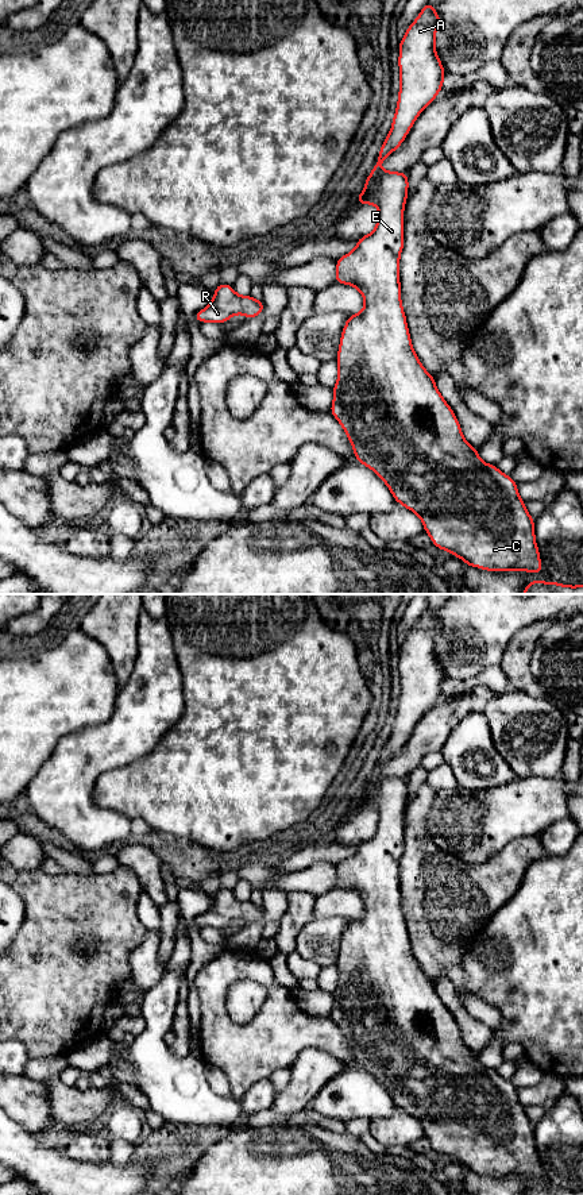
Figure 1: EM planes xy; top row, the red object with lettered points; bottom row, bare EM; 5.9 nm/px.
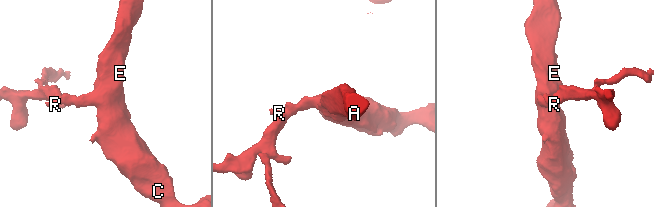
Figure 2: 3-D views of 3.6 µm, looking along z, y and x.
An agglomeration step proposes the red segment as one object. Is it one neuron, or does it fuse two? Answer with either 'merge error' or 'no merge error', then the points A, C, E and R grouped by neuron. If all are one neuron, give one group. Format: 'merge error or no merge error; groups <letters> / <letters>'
no merge error; groups A C E R

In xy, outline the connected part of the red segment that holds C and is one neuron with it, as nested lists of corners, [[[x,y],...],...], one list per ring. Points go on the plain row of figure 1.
[[[426,608],[418,622],[409,629],[399,647],[399,699],[390,739],[386,741],[375,771],[363,787],[366,795],[356,799],[356,809],[372,809],[379,814],[375,834],[356,847],[354,856],[336,866],[336,888],[355,891],[364,903],[364,913],[358,920],[350,920],[341,936],[336,967],[339,982],[333,994],[333,1009],[329,1017],[341,1029],[354,1052],[358,1068],[370,1072],[387,1090],[394,1105],[414,1117],[422,1126],[425,1137],[439,1154],[447,1154],[459,1161],[466,1171],[489,1176],[530,1176],[543,1177],[540,1157],[534,1142],[534,1125],[525,1113],[517,1096],[517,1088],[510,1080],[501,1078],[495,1069],[486,1069],[478,1055],[463,1042],[460,1029],[445,1007],[435,983],[422,972],[416,960],[401,909],[399,860],[404,853],[404,812],[408,803],[408,778],[385,776],[381,768],[397,755],[417,721],[440,698],[445,676],[436,659],[435,639],[441,624],[432,608]]]

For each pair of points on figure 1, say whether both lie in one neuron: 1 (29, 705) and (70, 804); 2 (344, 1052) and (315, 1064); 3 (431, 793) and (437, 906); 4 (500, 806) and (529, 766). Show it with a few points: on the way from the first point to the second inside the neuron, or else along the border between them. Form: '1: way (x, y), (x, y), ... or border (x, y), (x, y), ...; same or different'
1: border (72, 731), (58, 741), (31, 779); different
2: border (302, 1049), (324, 1049), (344, 1068); different
3: way (419, 821), (419, 845), (423, 866), (429, 878); same
4: border (517, 775), (553, 777); different

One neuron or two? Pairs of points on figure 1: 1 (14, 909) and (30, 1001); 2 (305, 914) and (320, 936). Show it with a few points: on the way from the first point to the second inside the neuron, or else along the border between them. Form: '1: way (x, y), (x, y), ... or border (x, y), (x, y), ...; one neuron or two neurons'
1: border (23, 901), (23, 921), (14, 941); two neurons
2: border (315, 918), (297, 936), (296, 948); two neurons

